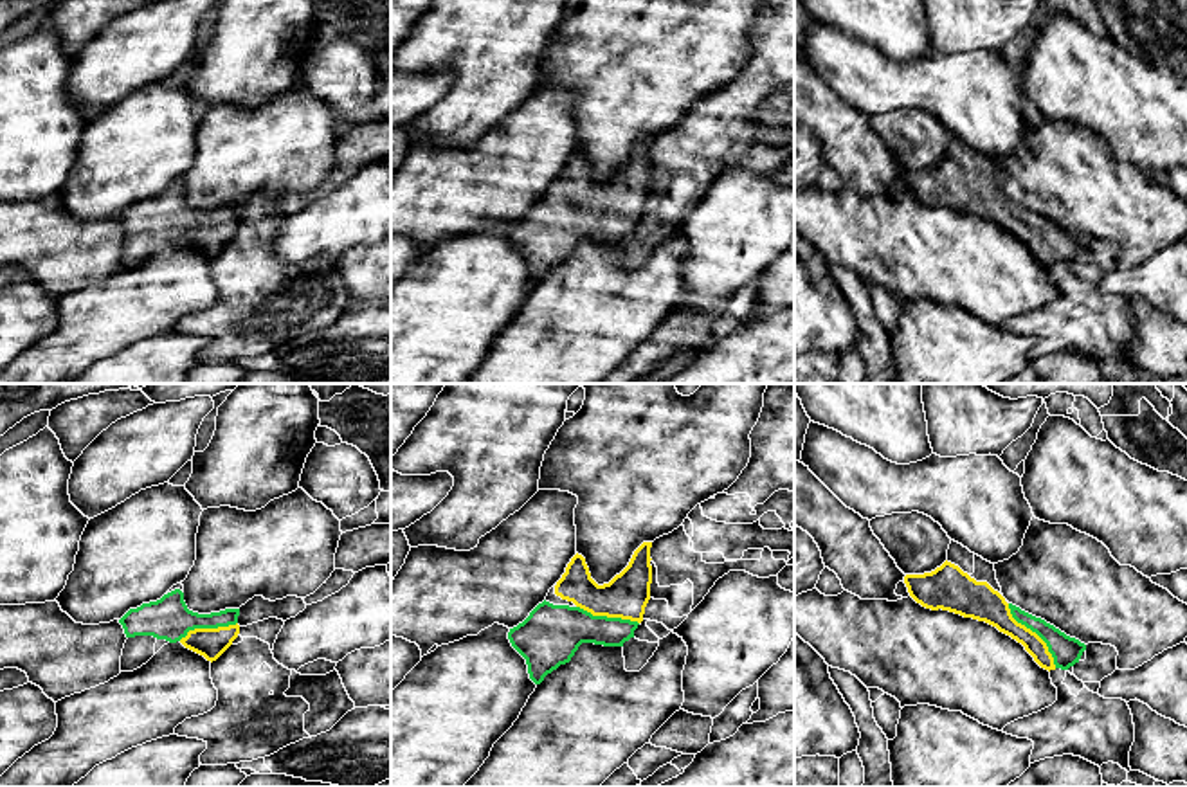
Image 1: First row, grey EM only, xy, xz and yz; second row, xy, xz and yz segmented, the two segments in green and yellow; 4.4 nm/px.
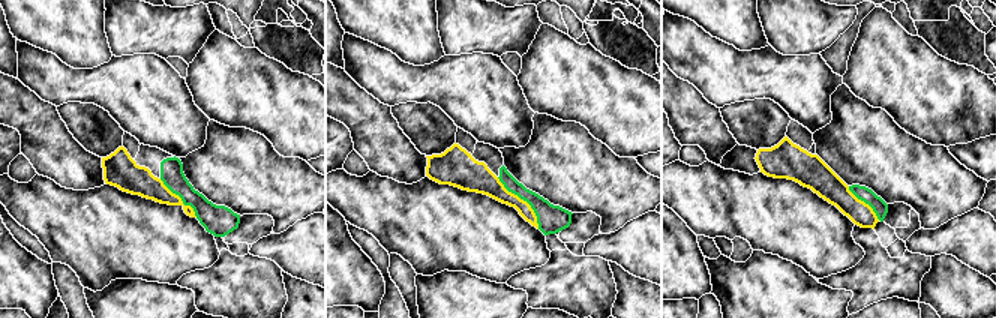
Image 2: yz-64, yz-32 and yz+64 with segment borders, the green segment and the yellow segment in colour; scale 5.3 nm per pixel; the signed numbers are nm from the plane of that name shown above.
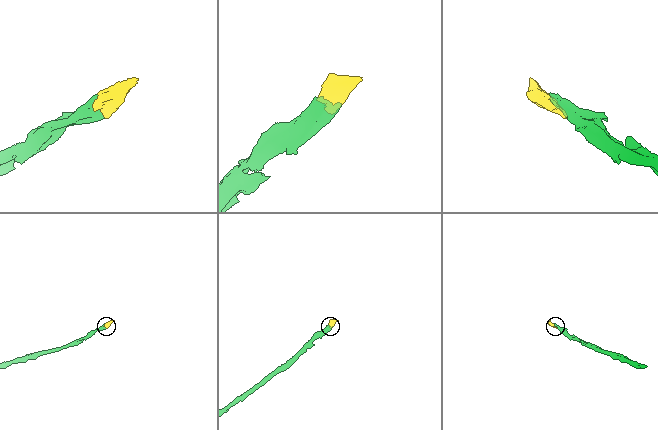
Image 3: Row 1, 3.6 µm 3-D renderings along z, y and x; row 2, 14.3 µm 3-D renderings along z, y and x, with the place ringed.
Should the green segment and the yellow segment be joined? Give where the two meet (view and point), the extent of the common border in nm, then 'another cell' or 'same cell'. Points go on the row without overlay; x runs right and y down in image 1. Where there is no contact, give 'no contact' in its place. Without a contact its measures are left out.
meets green in yz at (1034, 227); contact 360 nm long; same cell

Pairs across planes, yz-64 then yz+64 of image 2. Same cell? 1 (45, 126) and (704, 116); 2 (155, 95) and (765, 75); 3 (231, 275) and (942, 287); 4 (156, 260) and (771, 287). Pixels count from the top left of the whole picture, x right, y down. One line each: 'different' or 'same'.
1: same
2: same
3: different
4: different

